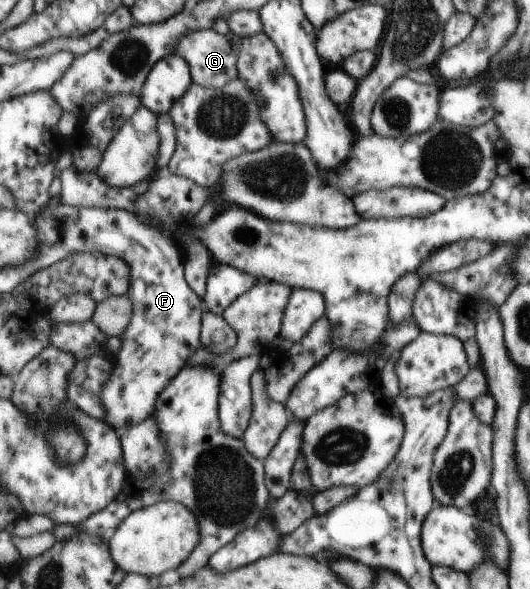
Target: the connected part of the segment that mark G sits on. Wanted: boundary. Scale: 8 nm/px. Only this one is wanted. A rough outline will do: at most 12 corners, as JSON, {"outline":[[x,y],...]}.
{"outline":[[190,32],[176,53],[194,83],[223,88],[239,77],[242,38]]}

